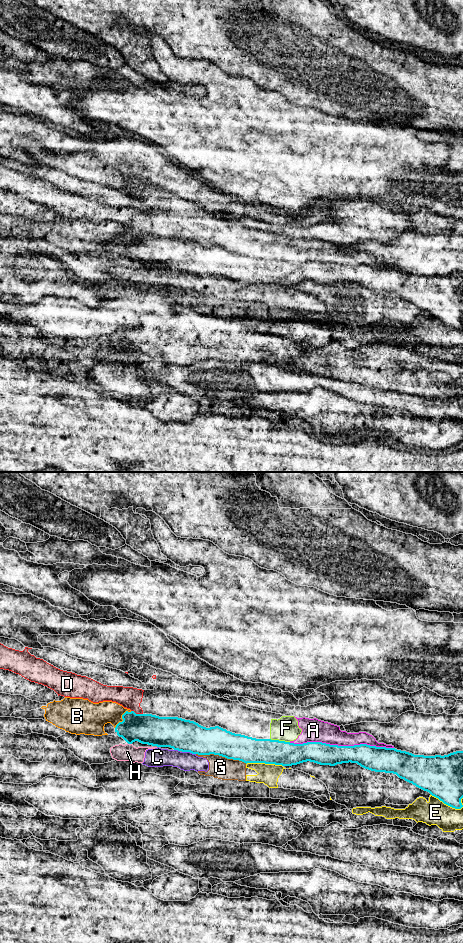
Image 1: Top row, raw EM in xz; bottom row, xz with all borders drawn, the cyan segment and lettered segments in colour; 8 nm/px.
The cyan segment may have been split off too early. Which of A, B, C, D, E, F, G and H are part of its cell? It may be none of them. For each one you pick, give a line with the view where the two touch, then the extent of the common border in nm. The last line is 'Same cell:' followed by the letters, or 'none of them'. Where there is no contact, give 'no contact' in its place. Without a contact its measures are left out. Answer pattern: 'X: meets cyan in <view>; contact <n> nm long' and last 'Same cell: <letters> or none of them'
Same cell: none of them

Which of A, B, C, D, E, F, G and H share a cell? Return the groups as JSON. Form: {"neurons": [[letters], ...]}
{"neurons": [["A", "D", "F"], ["B"], ["C", "E", "G", "H"]]}

